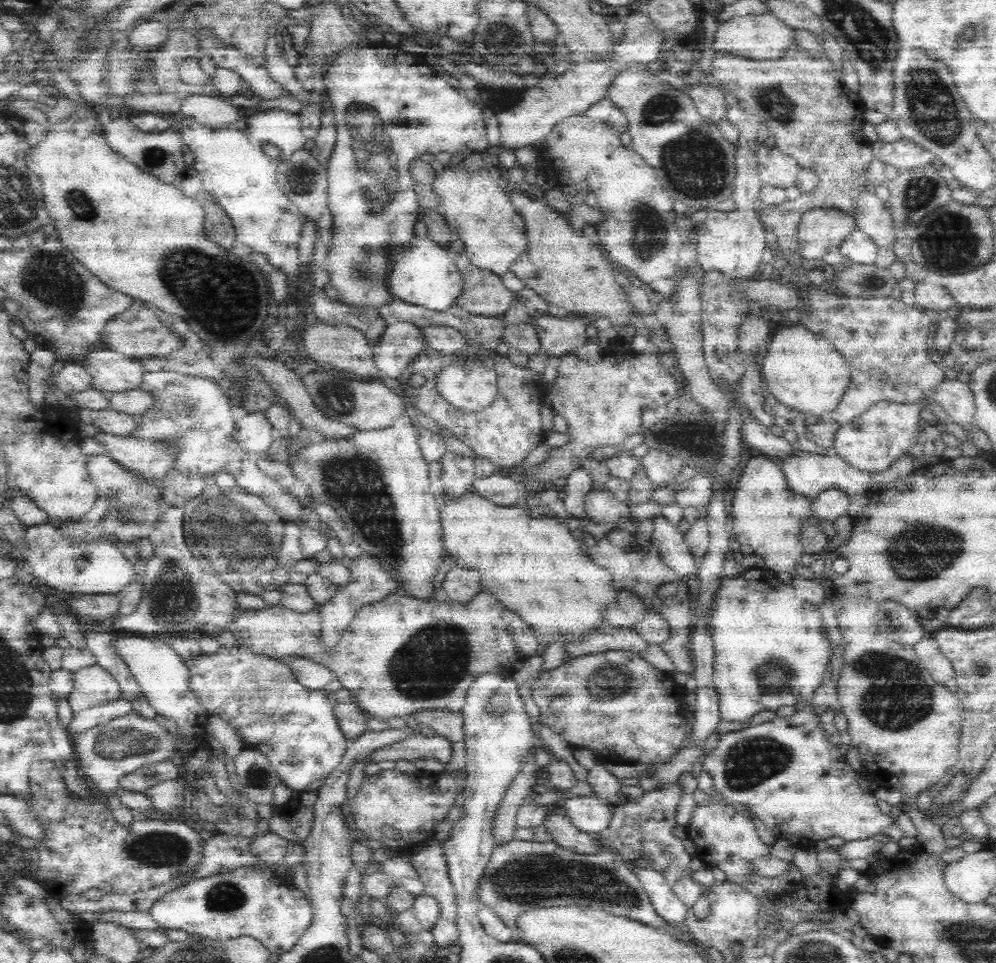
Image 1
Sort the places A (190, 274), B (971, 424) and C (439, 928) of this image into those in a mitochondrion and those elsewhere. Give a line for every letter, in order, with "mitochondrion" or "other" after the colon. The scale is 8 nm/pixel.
A: mitochondrion
B: other
C: other

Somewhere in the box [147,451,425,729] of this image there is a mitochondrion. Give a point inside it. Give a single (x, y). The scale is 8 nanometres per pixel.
(222, 530)

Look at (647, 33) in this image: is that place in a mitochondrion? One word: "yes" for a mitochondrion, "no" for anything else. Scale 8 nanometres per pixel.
no

